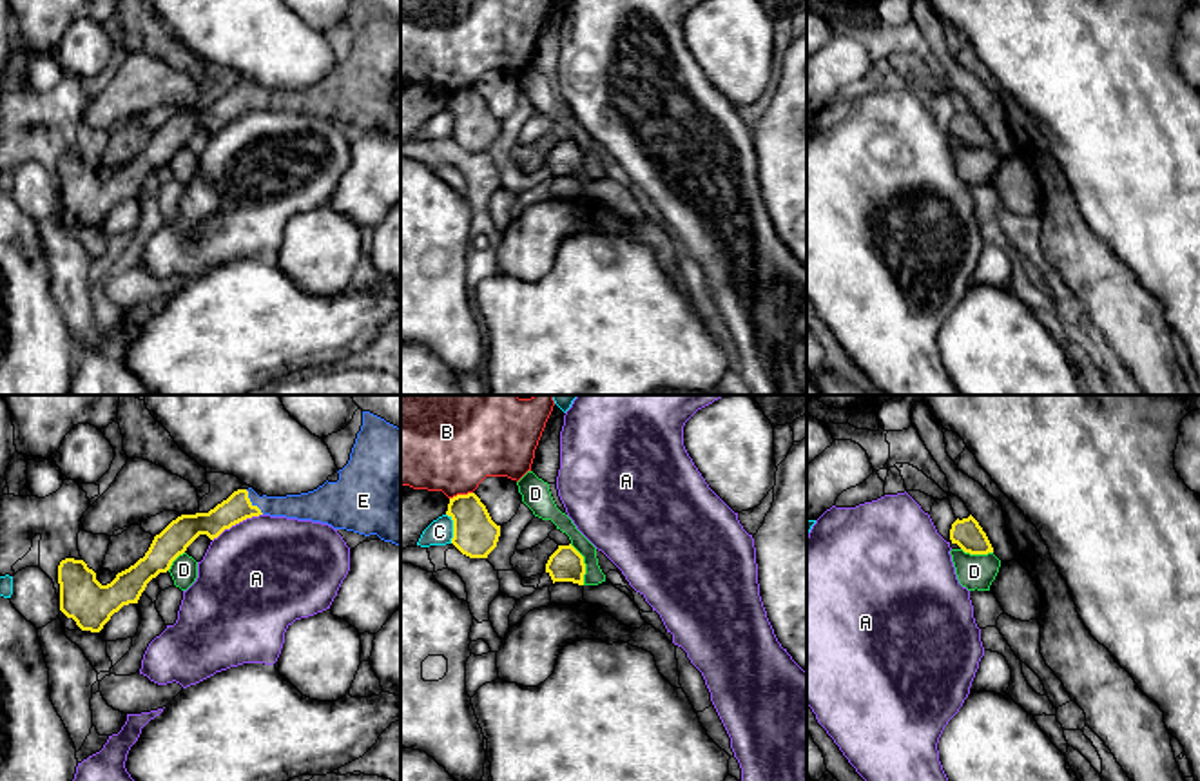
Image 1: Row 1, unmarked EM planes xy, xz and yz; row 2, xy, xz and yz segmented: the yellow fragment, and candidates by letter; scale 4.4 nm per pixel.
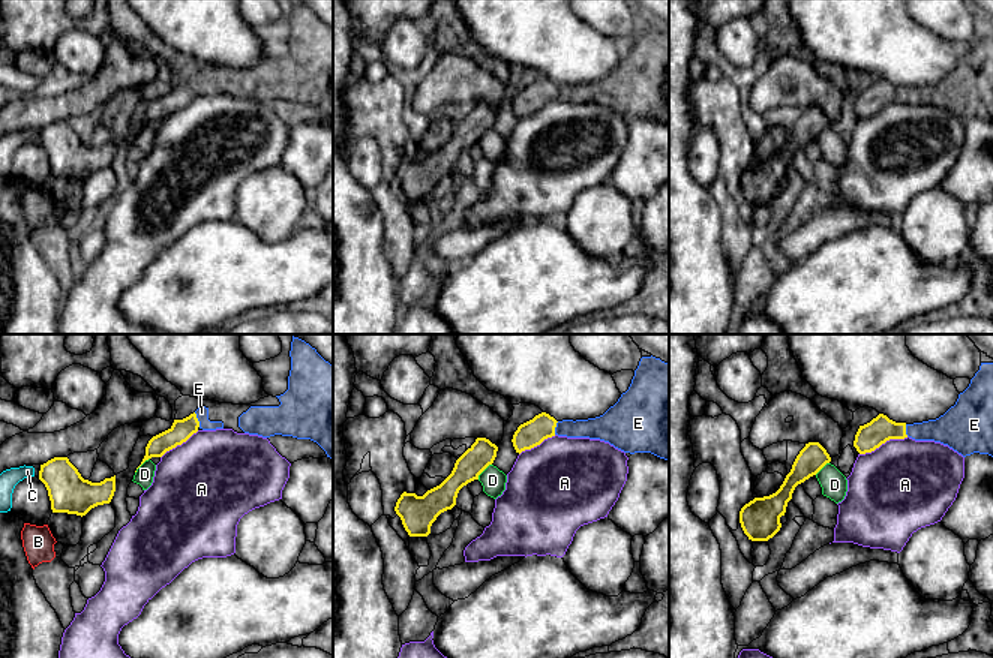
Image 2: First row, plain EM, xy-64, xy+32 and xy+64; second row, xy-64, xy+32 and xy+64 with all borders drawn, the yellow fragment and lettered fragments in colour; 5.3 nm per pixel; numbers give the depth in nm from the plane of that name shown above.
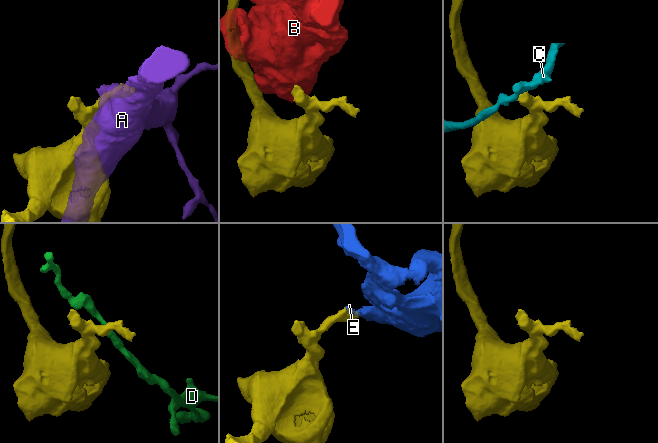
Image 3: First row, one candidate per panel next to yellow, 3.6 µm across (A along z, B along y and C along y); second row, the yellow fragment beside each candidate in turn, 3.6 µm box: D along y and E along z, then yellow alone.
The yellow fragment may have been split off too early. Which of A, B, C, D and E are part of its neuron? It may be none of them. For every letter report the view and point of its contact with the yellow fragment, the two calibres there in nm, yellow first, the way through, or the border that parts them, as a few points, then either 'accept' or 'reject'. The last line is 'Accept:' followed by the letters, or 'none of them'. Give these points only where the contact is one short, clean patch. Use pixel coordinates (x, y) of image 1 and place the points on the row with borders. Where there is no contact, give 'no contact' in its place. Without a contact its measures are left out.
A: meets yellow in xy at (236, 522); 130 nm thick on the yellow side, 480 nm on the other; border along xy (261, 513), (225, 528), (212, 540); reject
B: meets yellow in xz at (461, 495); 200 nm thick on the yellow side, 460 nm on the other; border along xz (472, 491), (450, 499); reject
C: meets yellow in xz at (454, 528); 200 nm thick on the yellow side, 110 nm on the other; border along xz (446, 513), (452, 520), (452, 542); reject
D: meets yellow in xz at (584, 564); 160 nm thick on the yellow side, 80 nm on the other; border along xz (570, 544), (582, 557), (584, 584); reject
E: meets yellow in xy at (251, 502); 120 nm thick on the yellow side, 130 nm on the other; runs through xy (236, 508), (251, 502), (307, 506); accept
Accept: E

